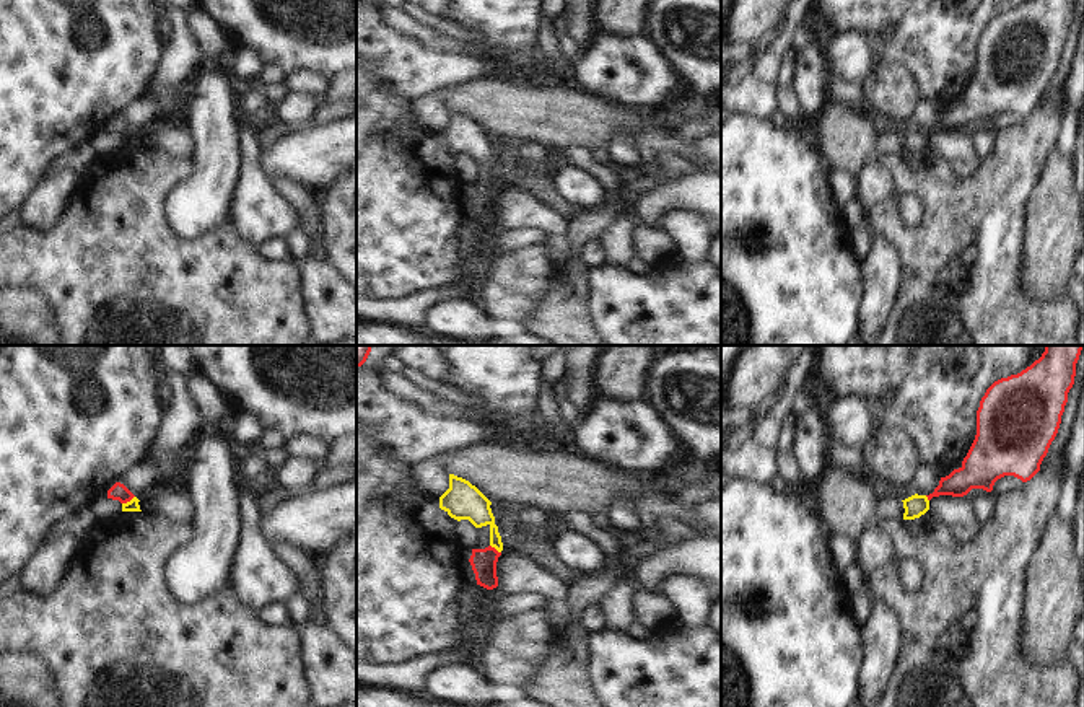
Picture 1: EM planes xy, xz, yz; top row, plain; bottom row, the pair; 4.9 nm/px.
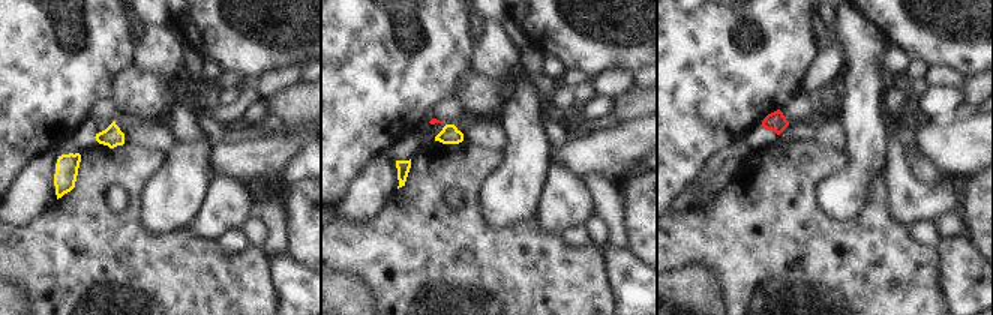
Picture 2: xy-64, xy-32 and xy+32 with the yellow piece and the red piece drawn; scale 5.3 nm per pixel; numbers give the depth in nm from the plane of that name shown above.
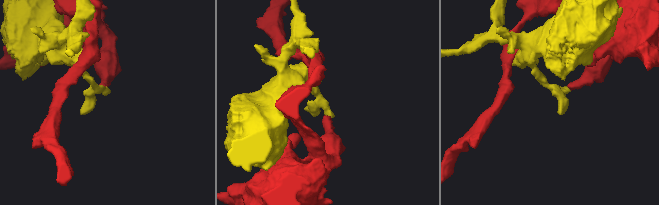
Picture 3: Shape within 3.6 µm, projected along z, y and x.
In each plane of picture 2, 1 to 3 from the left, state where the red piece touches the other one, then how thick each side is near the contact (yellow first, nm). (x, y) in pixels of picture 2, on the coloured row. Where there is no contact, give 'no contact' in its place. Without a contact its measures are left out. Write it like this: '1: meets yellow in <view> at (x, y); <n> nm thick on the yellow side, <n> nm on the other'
1: no contact
2: no contact
3: no contact

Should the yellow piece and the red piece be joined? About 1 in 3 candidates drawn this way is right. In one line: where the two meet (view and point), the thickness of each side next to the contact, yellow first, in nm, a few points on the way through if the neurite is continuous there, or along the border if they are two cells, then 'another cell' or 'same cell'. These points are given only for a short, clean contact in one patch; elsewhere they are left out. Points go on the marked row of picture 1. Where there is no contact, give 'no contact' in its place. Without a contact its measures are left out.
meets yellow in xy at (127, 502); 60 nm thick on the yellow side, 80 nm on the other; another cell

